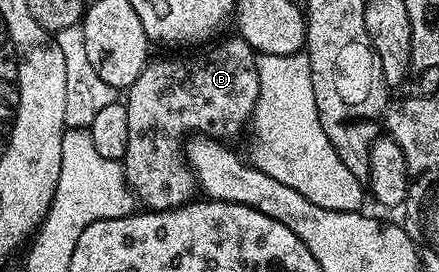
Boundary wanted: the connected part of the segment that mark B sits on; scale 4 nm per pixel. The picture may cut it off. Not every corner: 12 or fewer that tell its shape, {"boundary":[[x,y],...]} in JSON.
{"boundary":[[238,35],[149,60],[126,90],[122,162],[145,210],[197,196],[189,135],[252,120]]}

